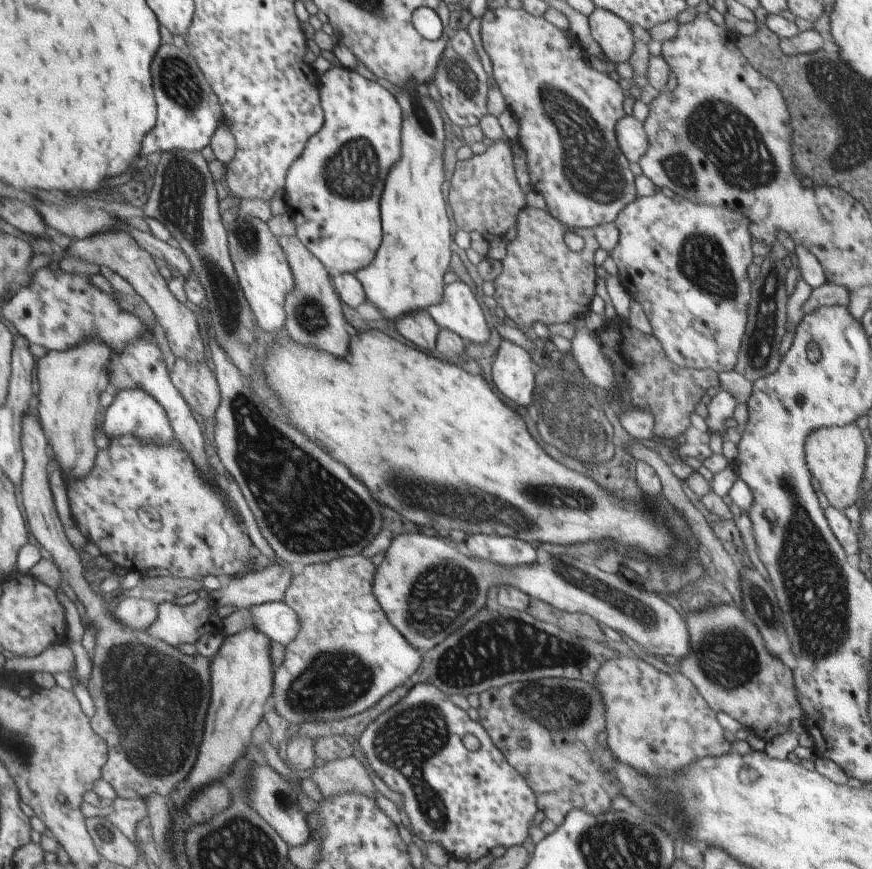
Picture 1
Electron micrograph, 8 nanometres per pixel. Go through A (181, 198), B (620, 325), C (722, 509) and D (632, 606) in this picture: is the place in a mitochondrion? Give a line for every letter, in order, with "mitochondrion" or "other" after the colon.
A: mitochondrion
B: other
C: other
D: mitochondrion

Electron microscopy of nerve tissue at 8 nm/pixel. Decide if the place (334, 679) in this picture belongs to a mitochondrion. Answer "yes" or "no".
yes

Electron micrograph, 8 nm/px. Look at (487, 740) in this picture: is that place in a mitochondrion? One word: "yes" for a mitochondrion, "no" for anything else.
no

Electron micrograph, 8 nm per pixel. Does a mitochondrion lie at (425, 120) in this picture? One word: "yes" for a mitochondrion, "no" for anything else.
yes

